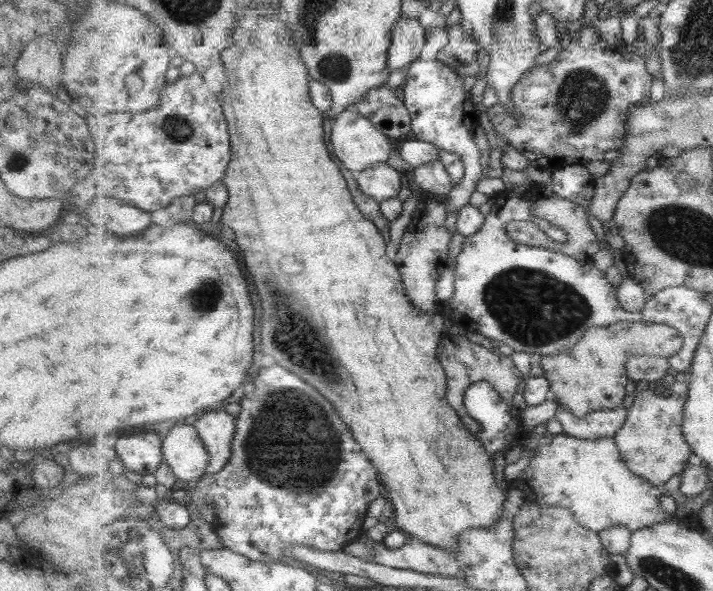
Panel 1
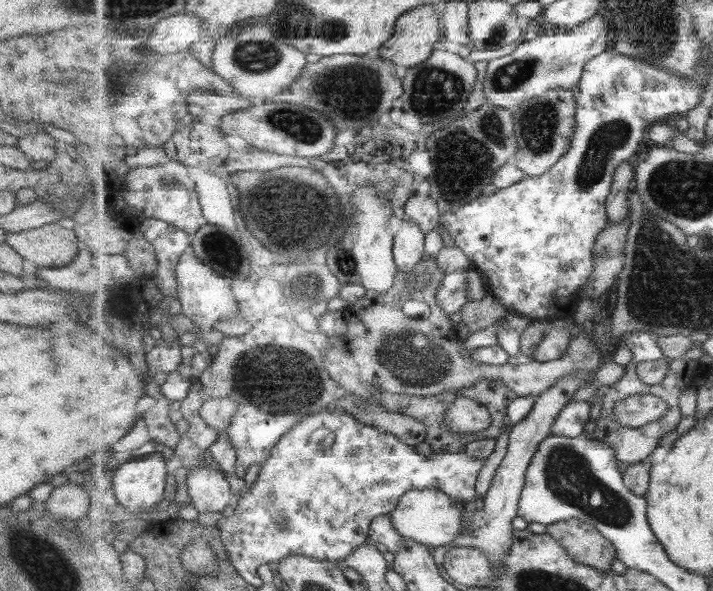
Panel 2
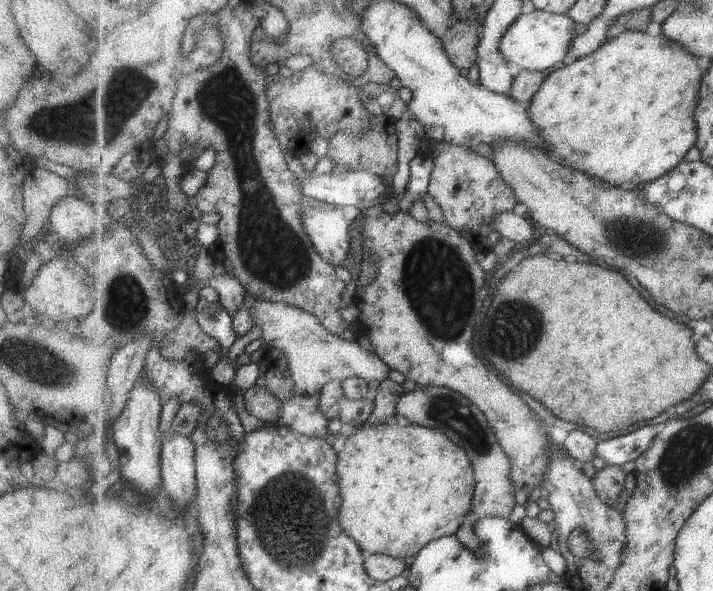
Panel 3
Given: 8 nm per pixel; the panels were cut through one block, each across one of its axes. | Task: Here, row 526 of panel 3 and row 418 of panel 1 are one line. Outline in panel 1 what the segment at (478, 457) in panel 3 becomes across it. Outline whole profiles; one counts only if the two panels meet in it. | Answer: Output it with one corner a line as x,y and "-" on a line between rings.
445,334
438,351
438,359
441,361
448,376
447,400
460,414
463,424
465,424
466,428
469,428
471,432
478,433
484,429
483,425
470,415
465,404
466,390
473,383
481,381
491,382
491,384
494,384
494,387
498,389
499,394
510,405
513,404
513,396
517,394
517,386
521,384
523,376
509,355
504,356
497,350
491,352
491,350
475,344
475,342
471,342
465,335
453,336
453,334

